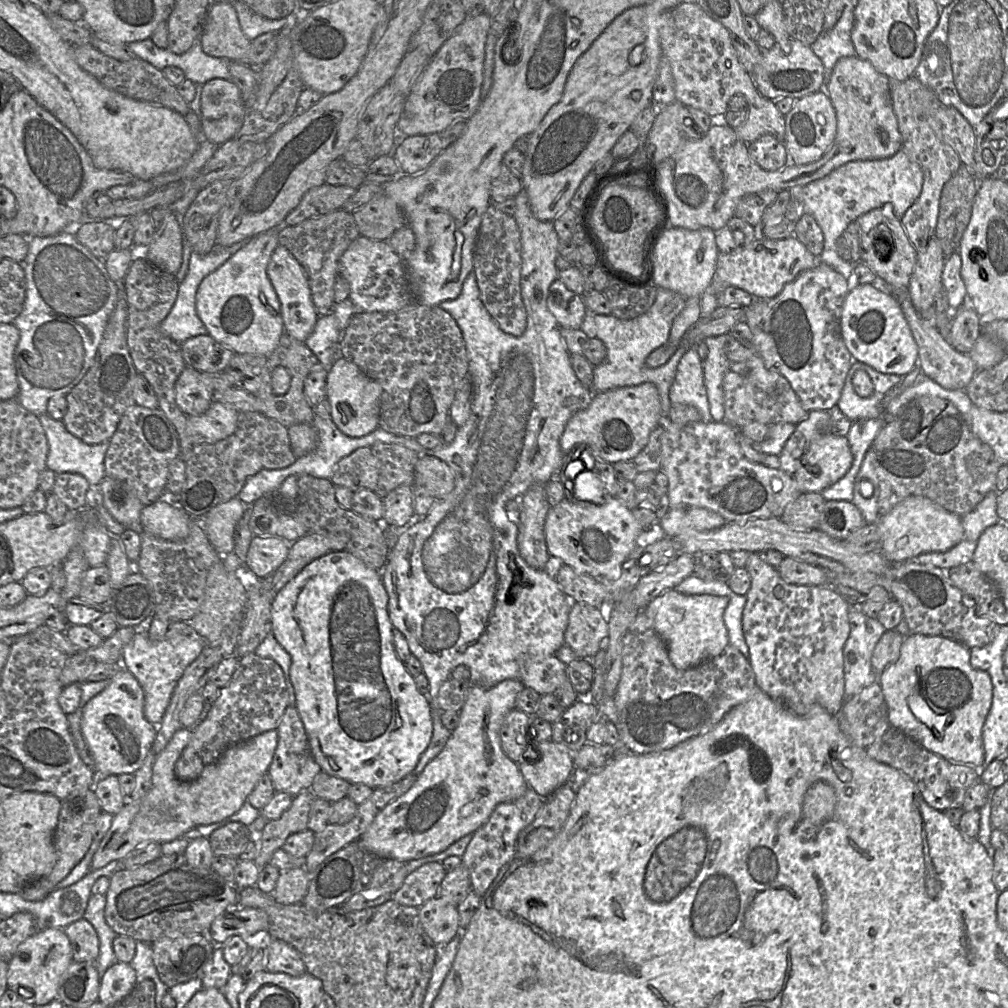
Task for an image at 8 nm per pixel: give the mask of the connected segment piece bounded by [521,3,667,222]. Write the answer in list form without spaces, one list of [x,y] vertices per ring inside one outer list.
[[[650,3],[618,15],[578,58],[561,100],[529,135],[521,182],[537,219],[553,222],[564,213],[597,162],[611,153],[639,114],[653,104],[653,87],[663,54],[659,29],[665,11]]]

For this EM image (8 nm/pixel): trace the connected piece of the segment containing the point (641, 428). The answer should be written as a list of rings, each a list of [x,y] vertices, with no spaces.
[[[653,383],[597,392],[587,408],[569,419],[560,438],[560,447],[566,455],[573,448],[586,445],[597,459],[611,464],[632,461],[648,443],[652,431],[662,422],[660,395]]]

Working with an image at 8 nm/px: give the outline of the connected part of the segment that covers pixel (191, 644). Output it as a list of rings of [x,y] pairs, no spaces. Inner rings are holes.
[[[144,626],[137,630],[124,648],[122,666],[137,679],[144,691],[144,715],[150,723],[160,724],[177,682],[185,669],[199,656],[205,643],[198,636],[176,636],[163,641],[152,641]]]

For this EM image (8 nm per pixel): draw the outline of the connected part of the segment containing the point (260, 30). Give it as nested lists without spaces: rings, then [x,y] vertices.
[[[231,2],[236,10],[241,30],[250,41],[268,32],[279,33],[290,23],[290,18],[288,17],[281,19],[268,19],[252,11],[250,6],[244,2]]]

